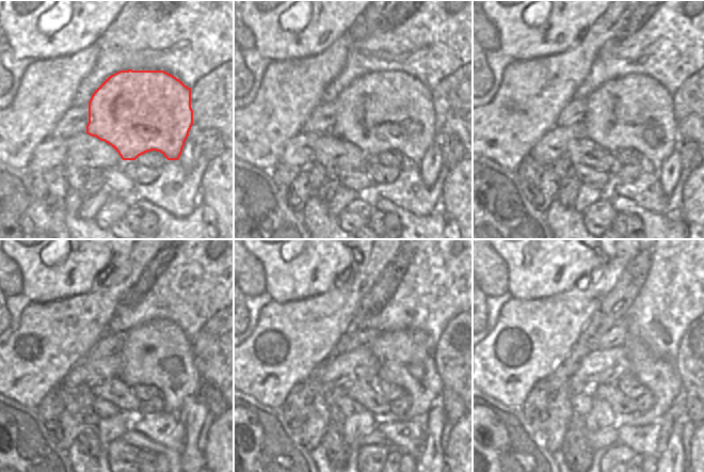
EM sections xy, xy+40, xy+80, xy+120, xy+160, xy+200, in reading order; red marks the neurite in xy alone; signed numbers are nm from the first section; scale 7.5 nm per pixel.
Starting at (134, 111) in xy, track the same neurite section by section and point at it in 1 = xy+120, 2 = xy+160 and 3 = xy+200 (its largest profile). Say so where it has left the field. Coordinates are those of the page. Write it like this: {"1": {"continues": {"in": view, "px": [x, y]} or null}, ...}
{"1": {"continues": {"in": "xy+120", "px": [159, 354]}}, "2": {"continues": {"in": "xy+160", "px": [404, 362]}}, "3": {"continues": {"in": "xy+200", "px": [660, 378]}}}

